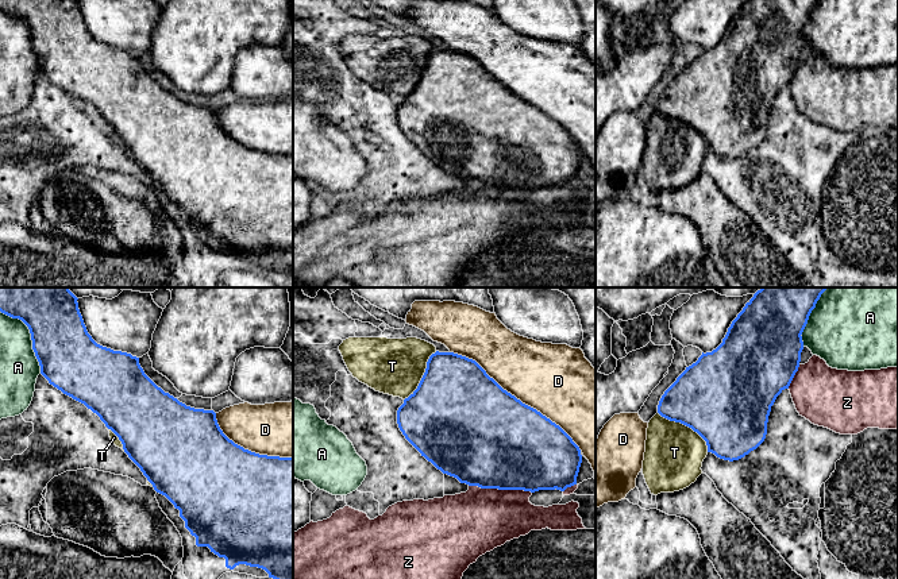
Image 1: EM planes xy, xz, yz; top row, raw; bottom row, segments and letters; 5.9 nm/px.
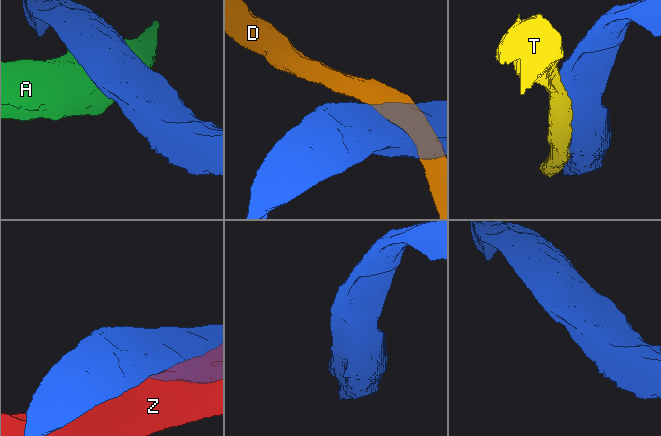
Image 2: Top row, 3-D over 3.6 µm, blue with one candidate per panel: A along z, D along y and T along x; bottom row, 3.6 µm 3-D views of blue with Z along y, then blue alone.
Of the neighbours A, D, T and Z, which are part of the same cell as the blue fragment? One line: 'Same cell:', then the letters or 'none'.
Same cell: T

